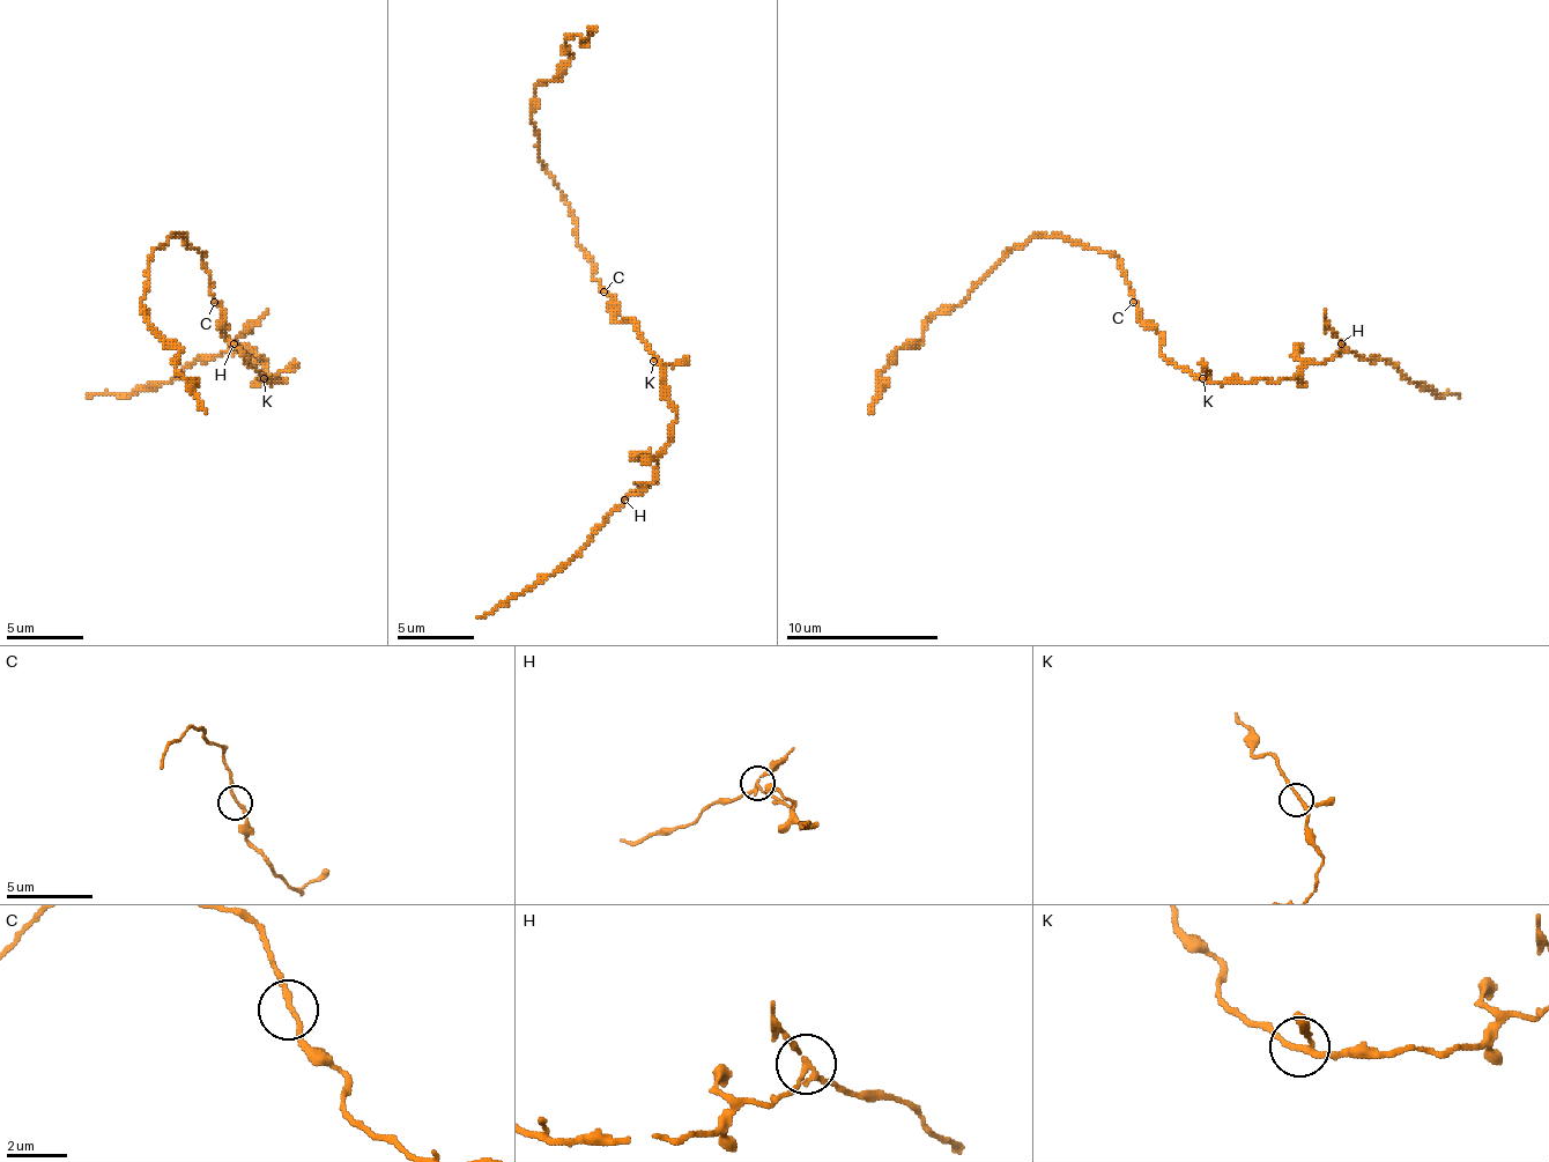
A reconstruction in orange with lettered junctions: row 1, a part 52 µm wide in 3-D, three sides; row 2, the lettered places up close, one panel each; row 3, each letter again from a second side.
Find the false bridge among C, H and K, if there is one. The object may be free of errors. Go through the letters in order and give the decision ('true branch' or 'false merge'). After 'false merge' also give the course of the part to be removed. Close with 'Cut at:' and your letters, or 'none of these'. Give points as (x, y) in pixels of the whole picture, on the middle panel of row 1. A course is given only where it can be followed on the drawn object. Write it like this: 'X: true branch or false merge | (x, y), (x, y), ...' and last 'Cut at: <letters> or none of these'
C: true branch
H: false merge | (623, 498), (603, 525), (565, 563), (477, 617)
K: true branch
Cut at: H

